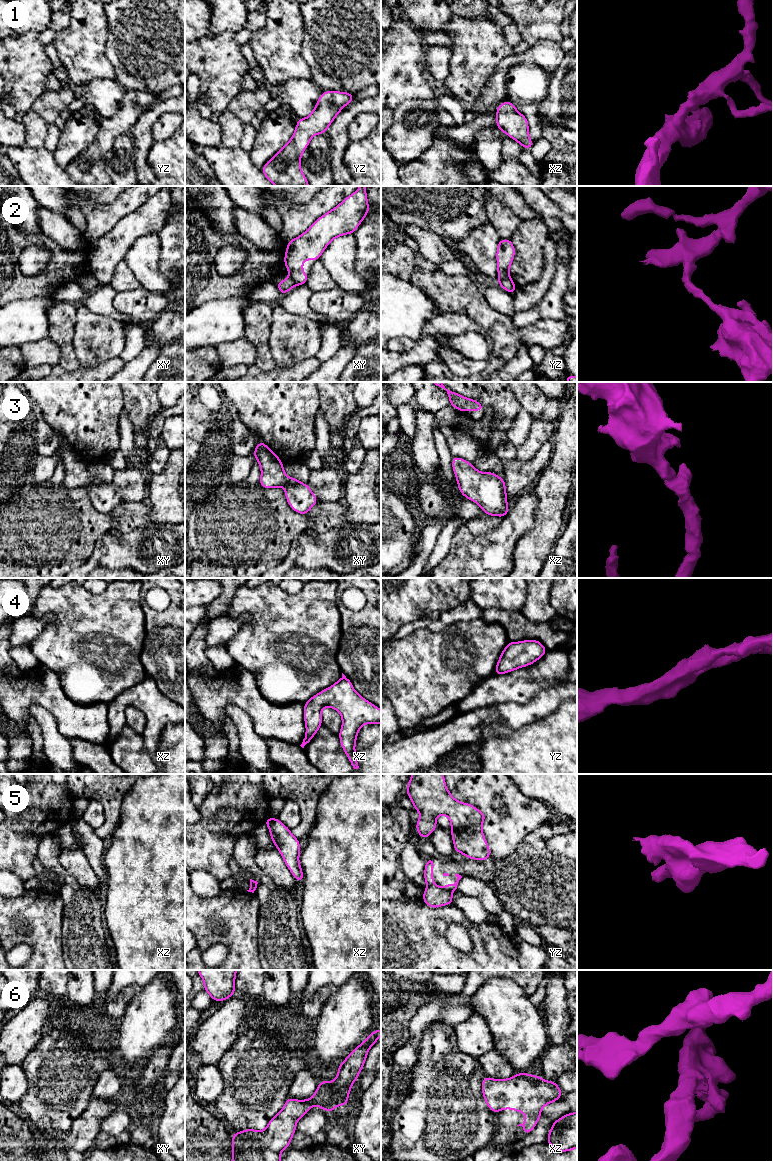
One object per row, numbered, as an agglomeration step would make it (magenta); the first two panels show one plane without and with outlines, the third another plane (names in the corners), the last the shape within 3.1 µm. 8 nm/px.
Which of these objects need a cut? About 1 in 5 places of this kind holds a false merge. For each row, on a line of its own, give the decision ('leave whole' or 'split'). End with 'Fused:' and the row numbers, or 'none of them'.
1: leave whole
2: split
3: leave whole
4: leave whole
5: split
6: leave whole
Fused: 2, 5

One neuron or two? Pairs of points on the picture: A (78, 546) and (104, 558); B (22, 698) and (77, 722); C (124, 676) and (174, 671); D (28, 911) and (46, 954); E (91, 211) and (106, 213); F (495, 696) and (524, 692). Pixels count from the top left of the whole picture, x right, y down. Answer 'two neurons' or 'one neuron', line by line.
A: two neurons
B: one neuron
C: two neurons
D: one neuron
E: one neuron
F: one neuron

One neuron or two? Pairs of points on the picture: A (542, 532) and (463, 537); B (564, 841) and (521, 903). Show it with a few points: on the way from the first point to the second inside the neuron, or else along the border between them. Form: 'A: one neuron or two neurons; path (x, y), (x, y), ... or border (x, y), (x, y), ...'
A: two neurons; border (534, 511), (534, 526), (520, 537), (513, 553)
B: two neurons; border (549, 837), (546, 847), (566, 858)

